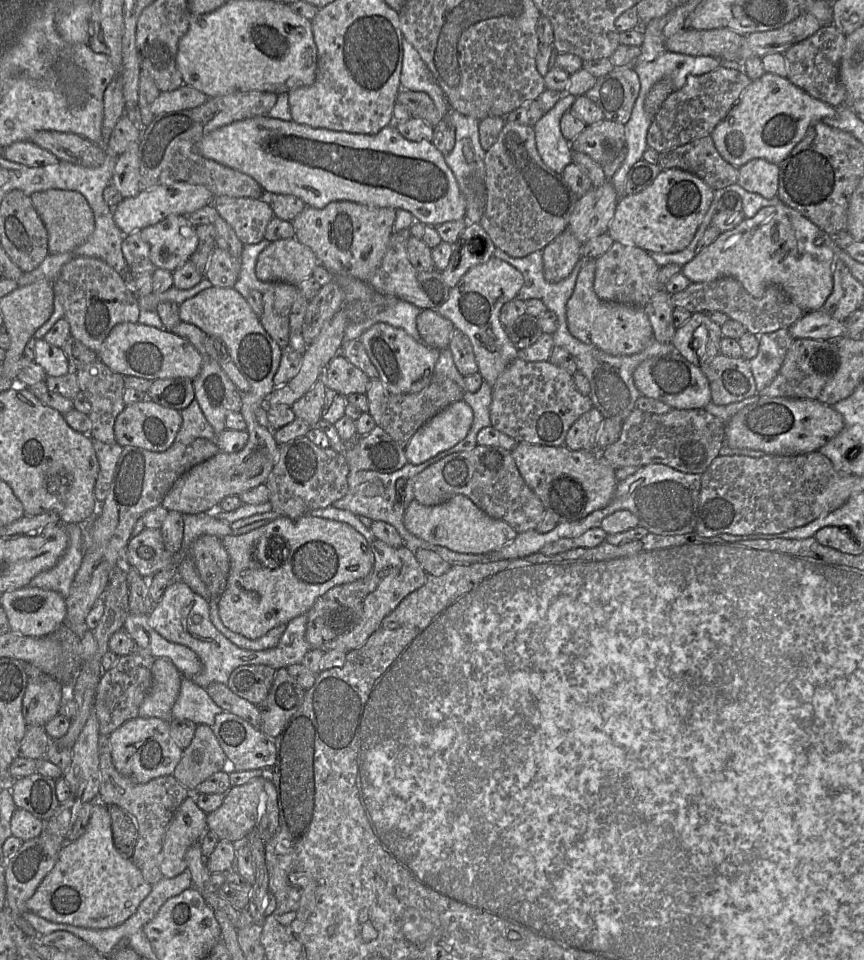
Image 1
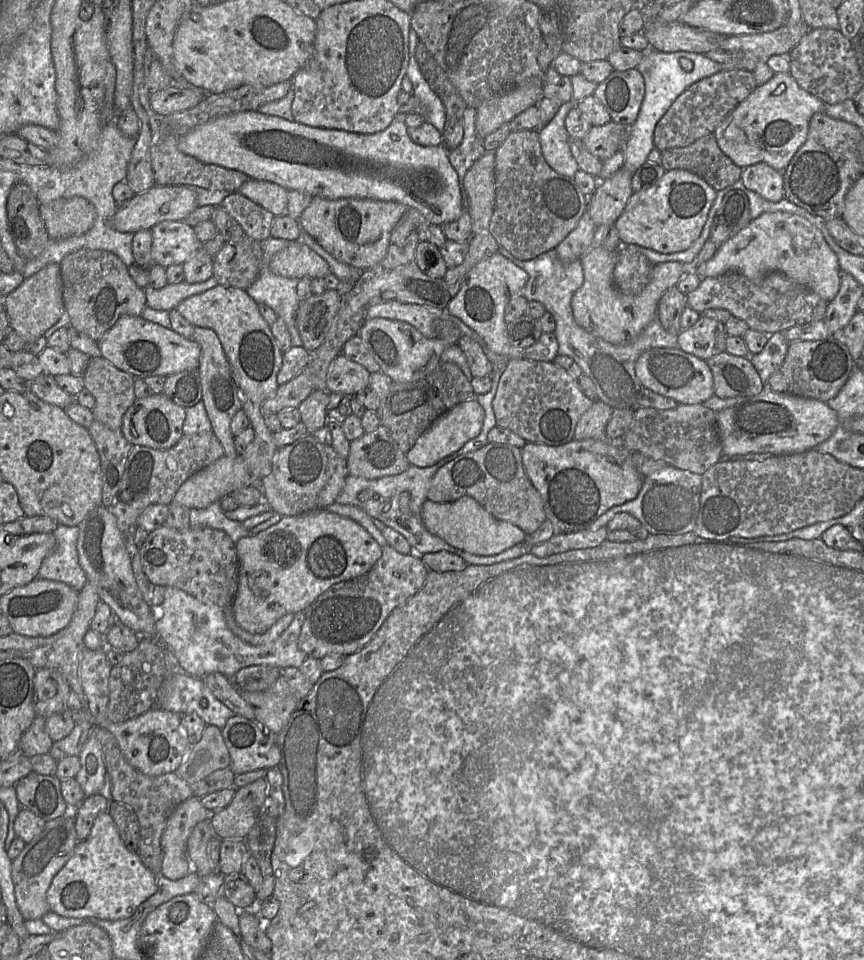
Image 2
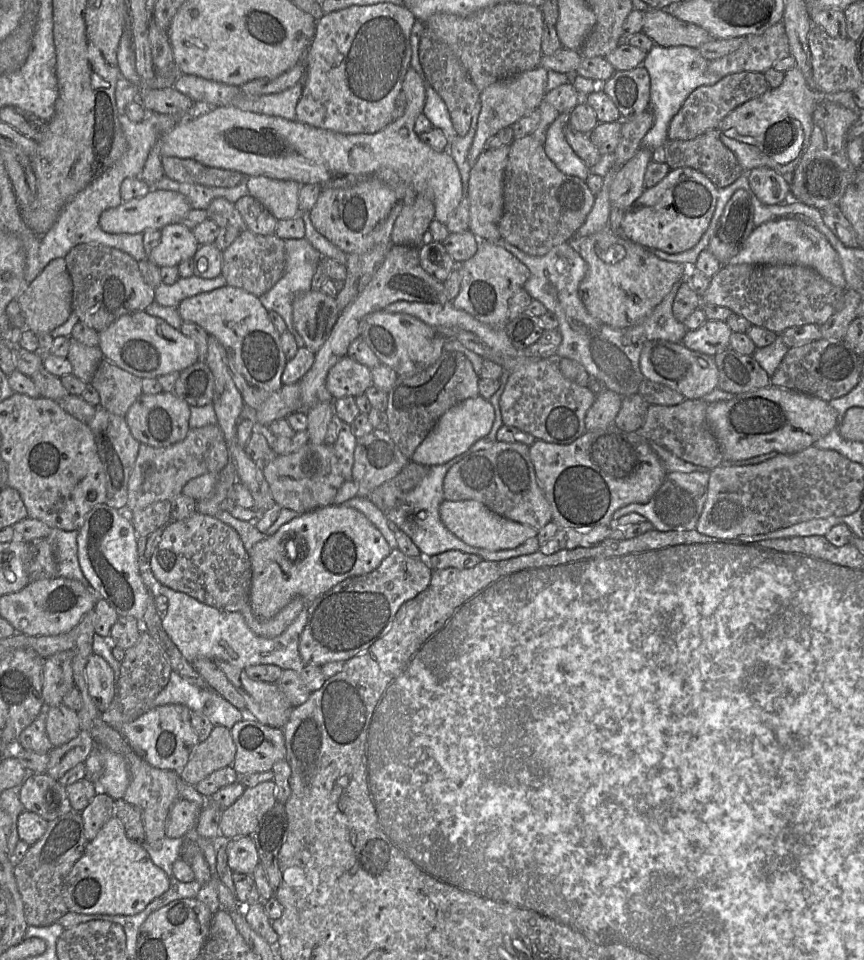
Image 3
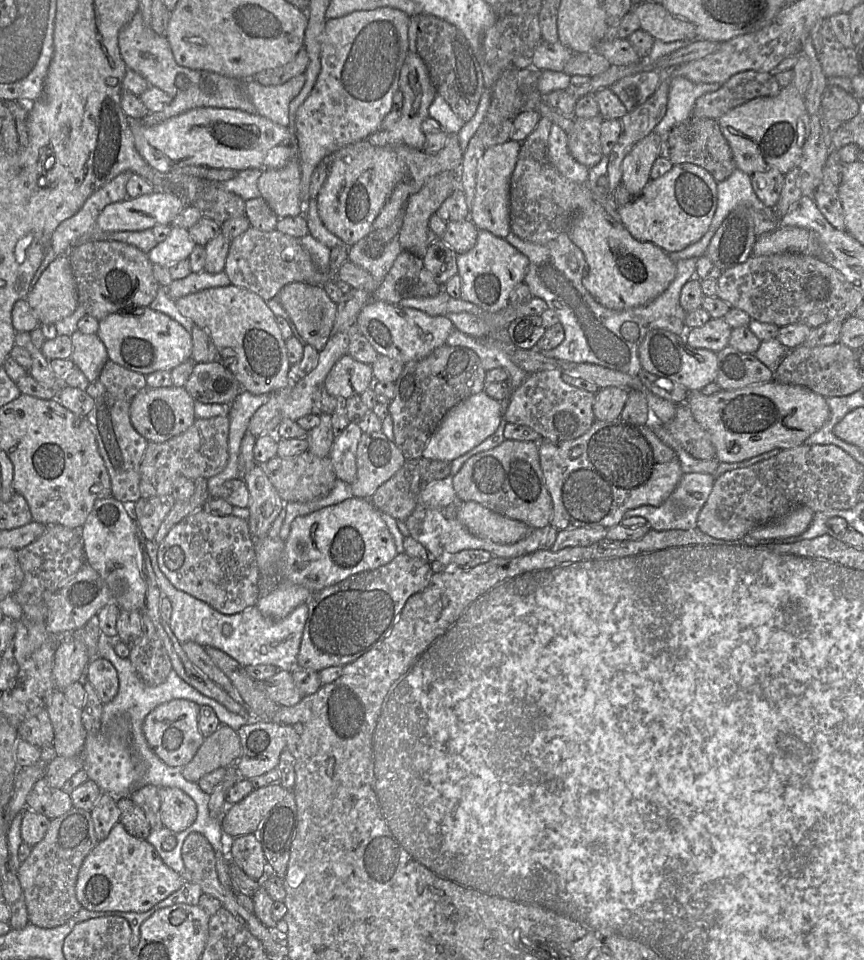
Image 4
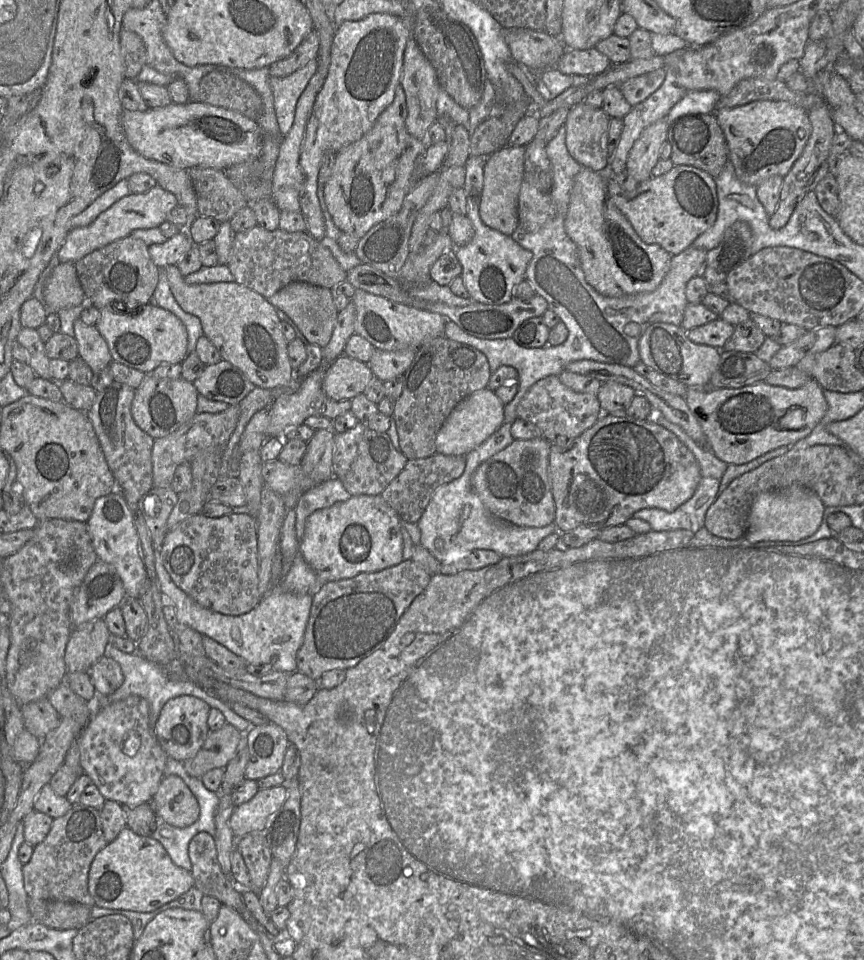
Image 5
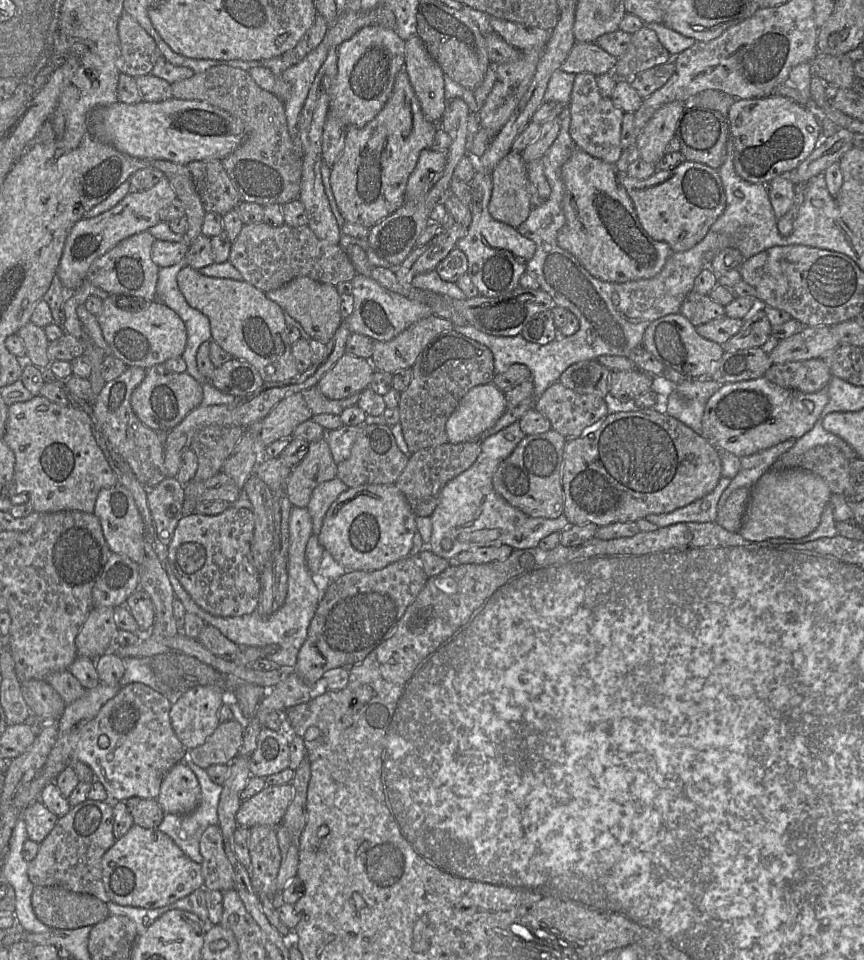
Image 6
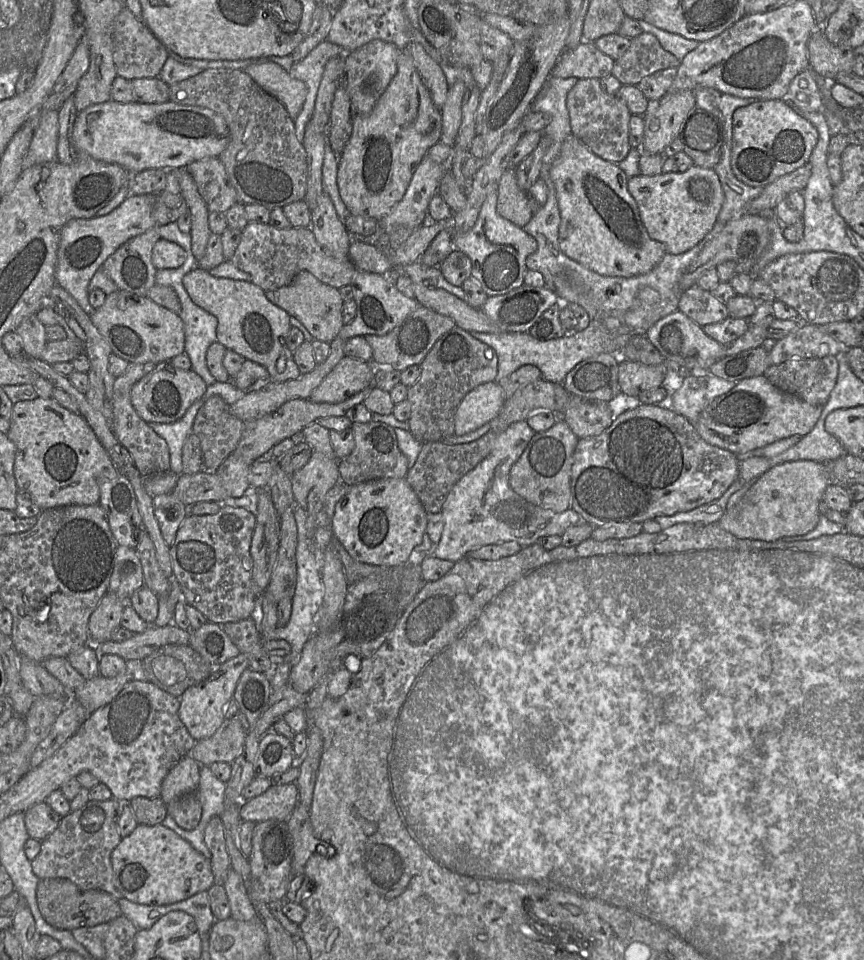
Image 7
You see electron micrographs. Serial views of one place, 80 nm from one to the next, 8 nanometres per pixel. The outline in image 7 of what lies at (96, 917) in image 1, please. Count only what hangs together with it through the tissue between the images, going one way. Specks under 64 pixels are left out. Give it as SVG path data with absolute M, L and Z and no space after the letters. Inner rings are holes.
M162 823L152 826L138 824L113 850L111 864L118 897L138 904L173 904L207 891L215 884L211 860Z

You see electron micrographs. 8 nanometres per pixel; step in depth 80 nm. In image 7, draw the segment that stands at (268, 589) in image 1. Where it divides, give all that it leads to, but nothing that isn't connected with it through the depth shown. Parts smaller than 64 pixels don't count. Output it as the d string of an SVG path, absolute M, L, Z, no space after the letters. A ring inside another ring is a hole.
M385 478L349 487L335 506L331 530L349 555L360 562L377 566L396 566L408 562L413 549L426 533L427 512L405 478Z

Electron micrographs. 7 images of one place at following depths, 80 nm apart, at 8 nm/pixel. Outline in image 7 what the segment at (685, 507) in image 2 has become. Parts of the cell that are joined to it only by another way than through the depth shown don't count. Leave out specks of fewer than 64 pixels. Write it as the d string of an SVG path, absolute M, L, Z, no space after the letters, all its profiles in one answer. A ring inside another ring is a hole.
M737 479L729 489L718 499L703 504L695 509L678 512L672 516L660 516L654 520L662 529L669 528L677 523L710 524L718 522L727 509L731 495L741 487L741 480Z

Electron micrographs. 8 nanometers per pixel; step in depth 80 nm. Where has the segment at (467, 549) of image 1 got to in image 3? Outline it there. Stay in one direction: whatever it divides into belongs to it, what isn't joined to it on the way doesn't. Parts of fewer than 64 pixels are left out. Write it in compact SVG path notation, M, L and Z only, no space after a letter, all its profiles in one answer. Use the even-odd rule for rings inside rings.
M445 500L439 508L440 519L446 528L466 544L490 551L507 550L537 536L539 530L500 516L477 500Z

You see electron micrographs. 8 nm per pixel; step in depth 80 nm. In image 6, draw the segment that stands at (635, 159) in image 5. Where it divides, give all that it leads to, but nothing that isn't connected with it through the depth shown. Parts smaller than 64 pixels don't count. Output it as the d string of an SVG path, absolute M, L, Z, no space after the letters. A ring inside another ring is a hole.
M673 101L658 109L645 124L636 140L640 159L656 165L665 155L665 149L675 137L677 125L685 112L684 101Z

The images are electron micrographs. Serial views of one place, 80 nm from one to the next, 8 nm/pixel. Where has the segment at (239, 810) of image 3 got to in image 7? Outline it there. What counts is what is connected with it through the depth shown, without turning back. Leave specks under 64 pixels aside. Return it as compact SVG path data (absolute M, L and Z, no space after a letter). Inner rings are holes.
M295 783L271 785L264 793L243 803L240 818L254 823L270 819L286 821L297 804L298 788Z

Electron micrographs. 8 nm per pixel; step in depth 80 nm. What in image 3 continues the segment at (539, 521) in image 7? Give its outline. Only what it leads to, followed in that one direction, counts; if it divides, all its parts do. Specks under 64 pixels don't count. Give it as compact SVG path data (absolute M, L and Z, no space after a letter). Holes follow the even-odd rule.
M500 384L498 390L489 399L489 402L493 405L495 410L495 420L493 422L491 431L486 436L476 441L468 450L452 458L450 461L441 465L430 467L427 475L420 481L420 483L414 489L412 489L405 495L403 500L396 507L388 511L384 511L386 518L389 521L395 523L399 527L399 529L405 532L415 543L415 545L417 545L423 557L432 556L448 550L459 550L461 552L478 555L484 561L499 561L522 555L532 554L538 551L540 548L541 544L539 543L539 540L536 536L526 540L523 544L515 548L507 550L490 551L484 548L473 547L466 544L456 535L450 532L440 519L439 508L441 503L444 501L443 482L447 471L455 463L461 461L465 457L469 456L471 453L490 448L497 442L497 431L501 426L503 426L499 406L499 400L503 391L504 384Z

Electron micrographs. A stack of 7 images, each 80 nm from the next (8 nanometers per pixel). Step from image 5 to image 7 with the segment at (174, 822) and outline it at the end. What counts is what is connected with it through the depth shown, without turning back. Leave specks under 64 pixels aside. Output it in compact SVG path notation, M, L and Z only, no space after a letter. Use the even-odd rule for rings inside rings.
M186 755L171 768L162 782L159 796L166 805L176 798L197 791L200 766L196 760Z

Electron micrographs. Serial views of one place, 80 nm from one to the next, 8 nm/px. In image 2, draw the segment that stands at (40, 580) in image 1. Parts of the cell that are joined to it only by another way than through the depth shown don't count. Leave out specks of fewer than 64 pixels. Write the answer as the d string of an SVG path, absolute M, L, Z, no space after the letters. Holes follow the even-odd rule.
M58 525L52 534L55 547L42 561L37 577L63 582L79 592L88 582L78 559L79 527Z

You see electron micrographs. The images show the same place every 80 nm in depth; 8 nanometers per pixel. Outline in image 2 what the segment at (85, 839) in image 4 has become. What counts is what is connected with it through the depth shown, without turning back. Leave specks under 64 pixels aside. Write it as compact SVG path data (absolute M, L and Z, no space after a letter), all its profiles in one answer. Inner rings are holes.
M64 814L46 821L43 830L25 847L17 858L12 860L11 878L18 909L24 920L39 920L50 912L46 893L54 876L71 858L79 839L75 829L75 816Z

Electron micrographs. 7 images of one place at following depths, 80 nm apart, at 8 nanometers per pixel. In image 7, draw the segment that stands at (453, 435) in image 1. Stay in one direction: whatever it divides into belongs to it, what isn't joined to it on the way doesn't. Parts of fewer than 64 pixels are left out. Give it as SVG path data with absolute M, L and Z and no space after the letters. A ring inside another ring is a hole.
M495 381L475 387L457 409L454 435L464 435L491 422L501 412L505 400L503 389Z

